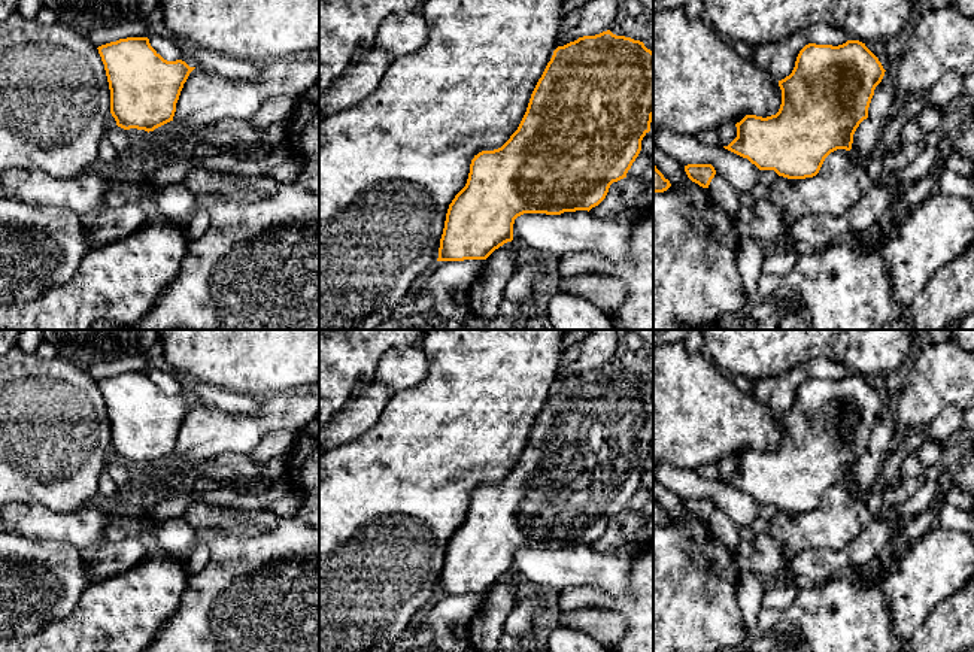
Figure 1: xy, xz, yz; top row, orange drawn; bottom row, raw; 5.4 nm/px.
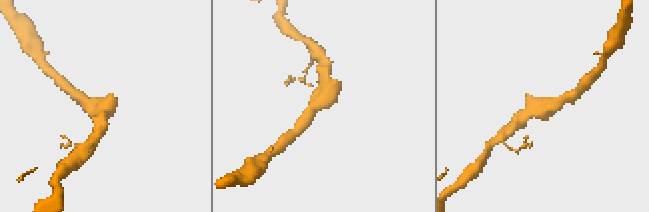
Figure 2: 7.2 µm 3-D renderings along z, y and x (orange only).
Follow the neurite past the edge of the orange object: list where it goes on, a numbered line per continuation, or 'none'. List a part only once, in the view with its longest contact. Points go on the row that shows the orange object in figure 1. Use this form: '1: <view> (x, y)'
none

